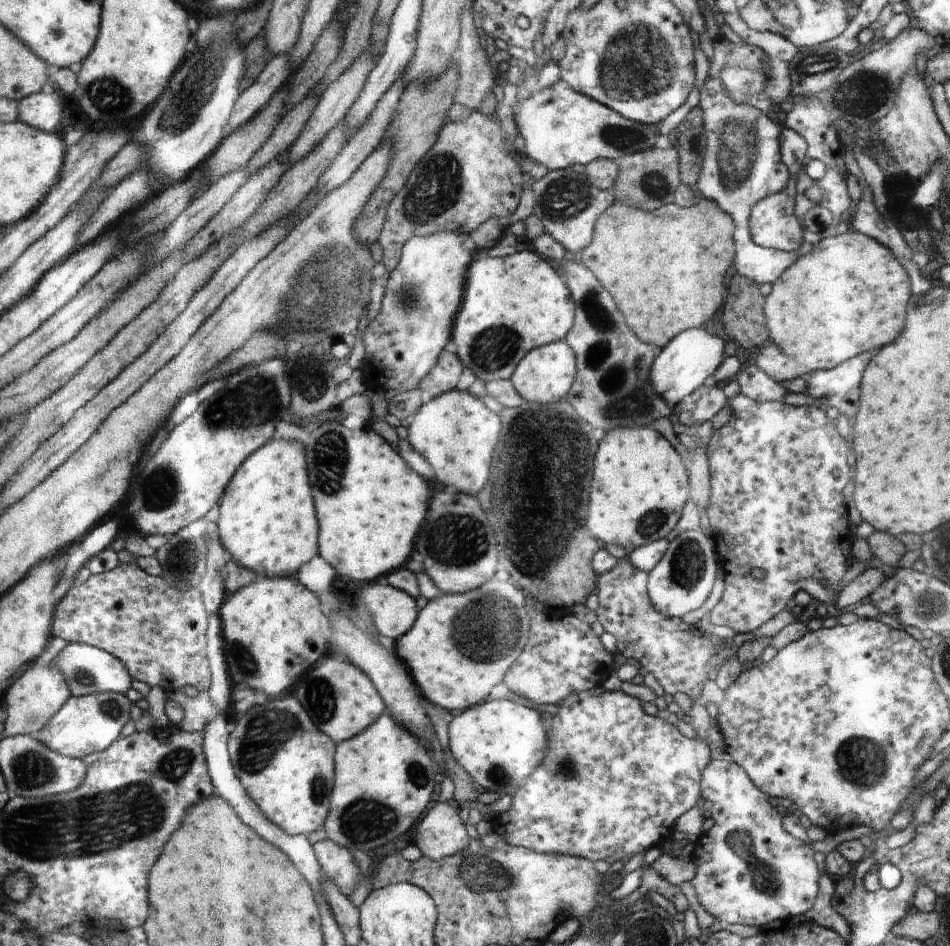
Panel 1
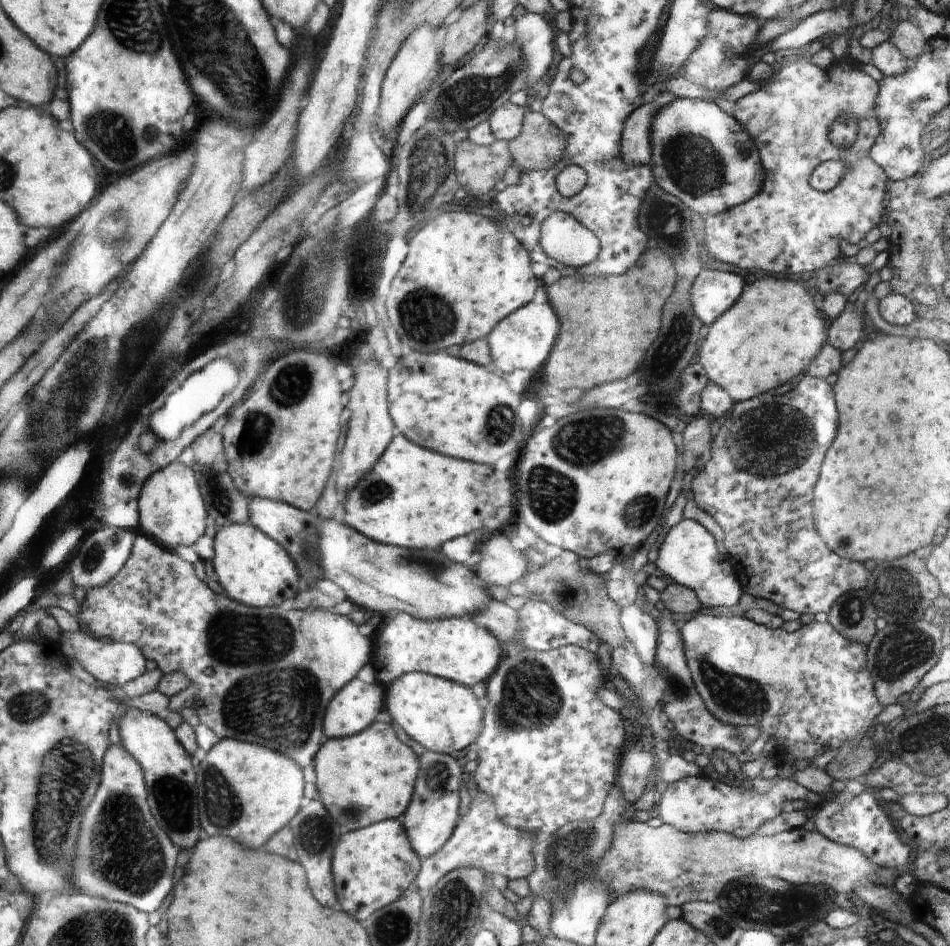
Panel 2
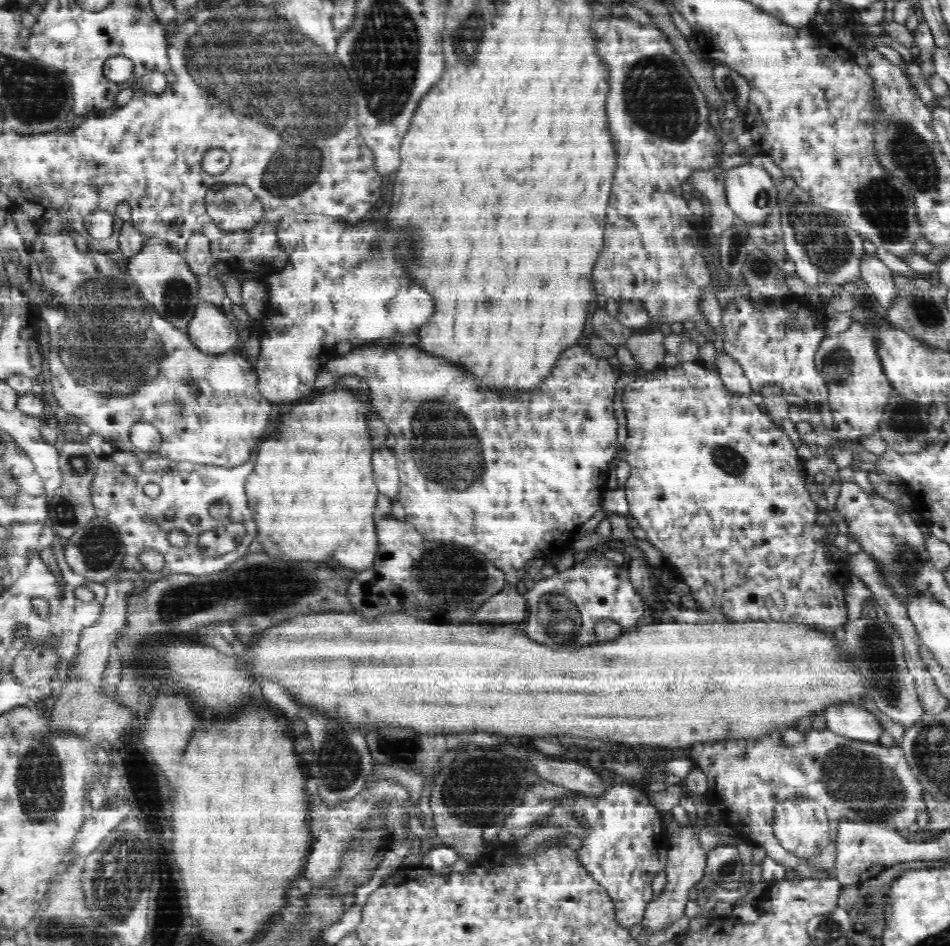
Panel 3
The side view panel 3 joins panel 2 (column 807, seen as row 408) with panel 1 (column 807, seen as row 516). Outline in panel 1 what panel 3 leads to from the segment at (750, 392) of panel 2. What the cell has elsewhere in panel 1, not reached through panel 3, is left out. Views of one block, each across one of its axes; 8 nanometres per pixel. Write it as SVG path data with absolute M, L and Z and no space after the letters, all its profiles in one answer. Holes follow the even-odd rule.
M850 227L843 234L824 237L785 272L766 297L771 342L755 360L776 382L834 368L860 352L894 342L902 332L910 278L886 246L861 231Z

